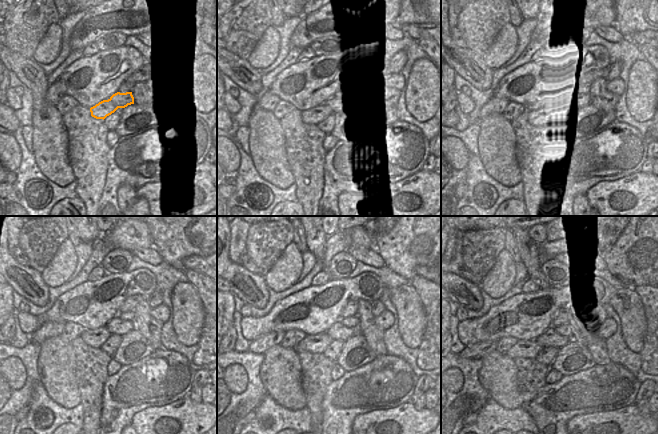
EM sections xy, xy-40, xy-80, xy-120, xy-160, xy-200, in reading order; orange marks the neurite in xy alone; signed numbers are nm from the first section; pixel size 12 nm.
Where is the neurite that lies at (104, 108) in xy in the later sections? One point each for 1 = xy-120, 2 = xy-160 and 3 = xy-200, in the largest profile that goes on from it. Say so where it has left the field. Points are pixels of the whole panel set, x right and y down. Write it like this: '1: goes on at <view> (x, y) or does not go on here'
1: goes on at xy-120 (96, 338)
2: goes on at xy-160 (318, 343)
3: goes on at xy-200 (529, 349)

